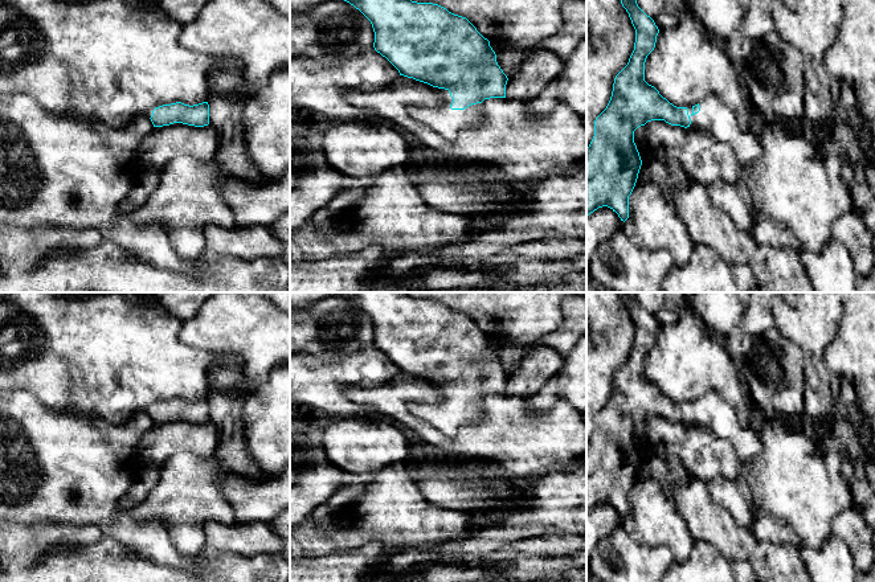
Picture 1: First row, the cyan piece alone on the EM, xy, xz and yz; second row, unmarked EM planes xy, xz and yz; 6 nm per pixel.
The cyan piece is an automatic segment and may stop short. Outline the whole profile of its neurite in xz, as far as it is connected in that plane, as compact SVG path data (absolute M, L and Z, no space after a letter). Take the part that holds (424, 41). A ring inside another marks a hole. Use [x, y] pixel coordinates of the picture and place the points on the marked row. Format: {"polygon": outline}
{"polygon": "M344 0L359 9L372 24L373 48L400 73L433 87L445 90L439 107L410 106L408 114L421 126L454 140L467 128L483 122L482 102L506 98L507 75L496 62L496 54L477 28L466 19L433 3L412 0Z"}

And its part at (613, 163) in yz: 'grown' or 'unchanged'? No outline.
grown

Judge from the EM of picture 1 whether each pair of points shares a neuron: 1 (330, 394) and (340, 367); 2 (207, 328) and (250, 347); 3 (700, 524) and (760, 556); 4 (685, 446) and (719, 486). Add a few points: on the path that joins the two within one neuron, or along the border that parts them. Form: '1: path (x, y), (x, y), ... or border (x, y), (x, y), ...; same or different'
1: path (330, 388), (330, 380), (336, 373); same
2: path (217, 328), (232, 328), (240, 336); same
3: path (715, 525), (736, 544), (745, 546); same
4: border (735, 479), (716, 475), (706, 483); different

